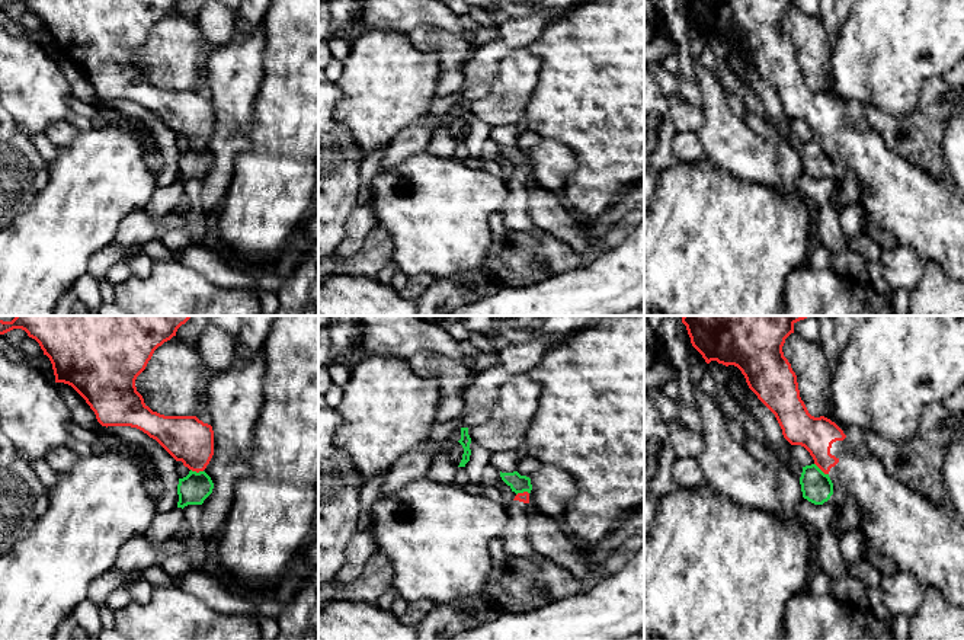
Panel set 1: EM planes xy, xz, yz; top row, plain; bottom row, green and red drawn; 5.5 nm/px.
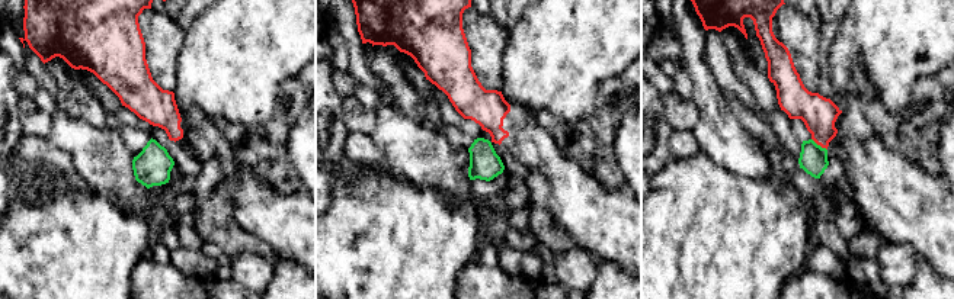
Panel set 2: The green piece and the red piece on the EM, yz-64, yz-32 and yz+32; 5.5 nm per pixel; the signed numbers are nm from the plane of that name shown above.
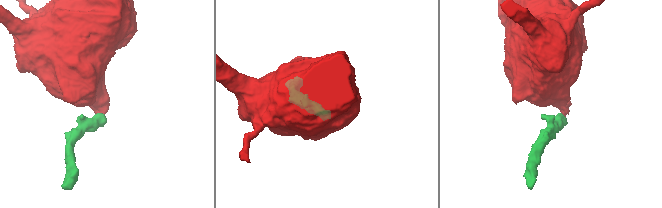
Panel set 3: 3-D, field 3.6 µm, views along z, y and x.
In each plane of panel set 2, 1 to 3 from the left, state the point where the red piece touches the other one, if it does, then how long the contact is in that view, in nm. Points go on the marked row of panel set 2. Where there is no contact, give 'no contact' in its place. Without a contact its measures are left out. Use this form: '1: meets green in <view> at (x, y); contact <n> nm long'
1: no contact
2: no contact
3: meets green in yz+32 at (819, 145); contact 110 nm long

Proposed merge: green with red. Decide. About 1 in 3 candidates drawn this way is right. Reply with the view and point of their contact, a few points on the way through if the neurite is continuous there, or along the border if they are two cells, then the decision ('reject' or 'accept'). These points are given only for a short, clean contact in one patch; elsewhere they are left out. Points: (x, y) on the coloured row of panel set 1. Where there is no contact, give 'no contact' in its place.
contact yz (820, 470); border yz (814, 463), (828, 474); reject

